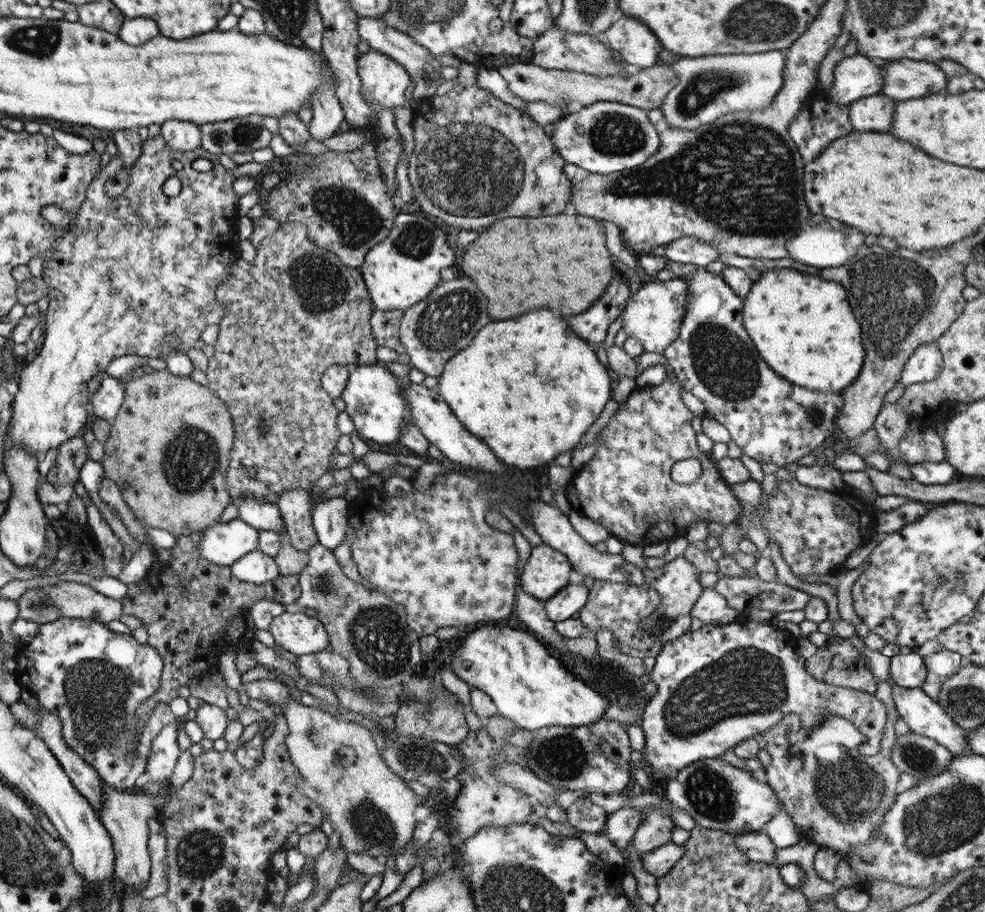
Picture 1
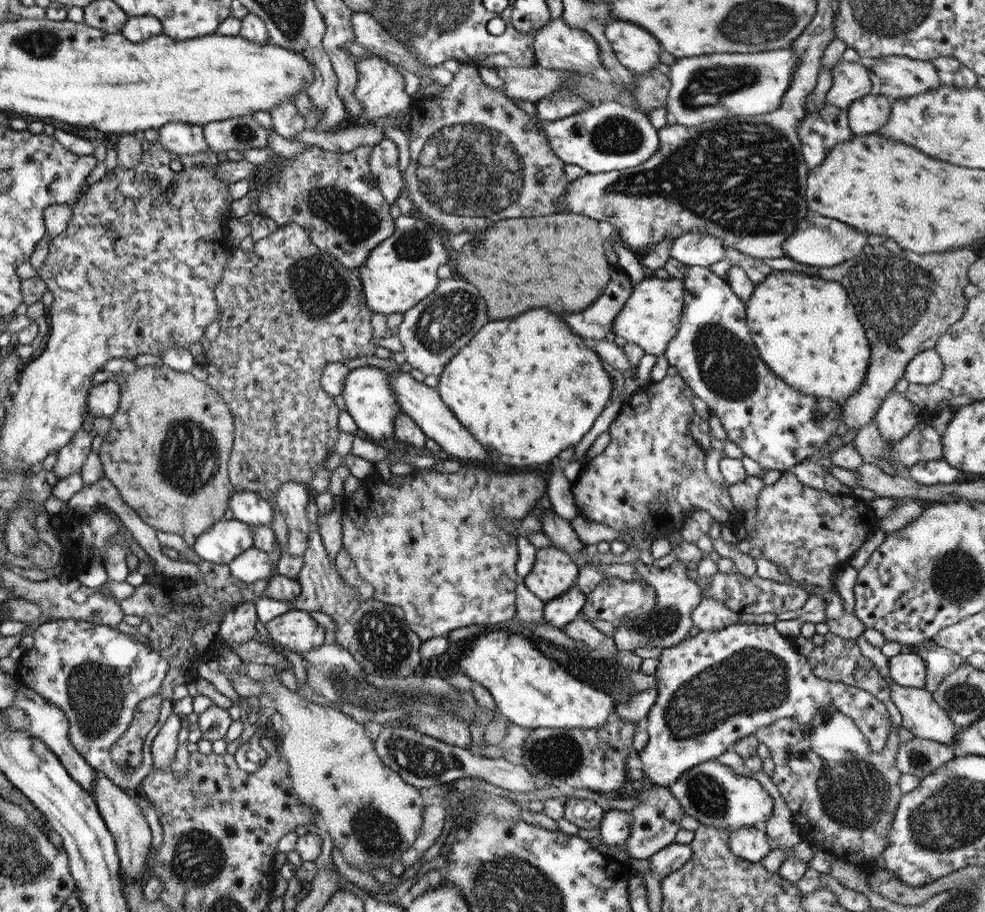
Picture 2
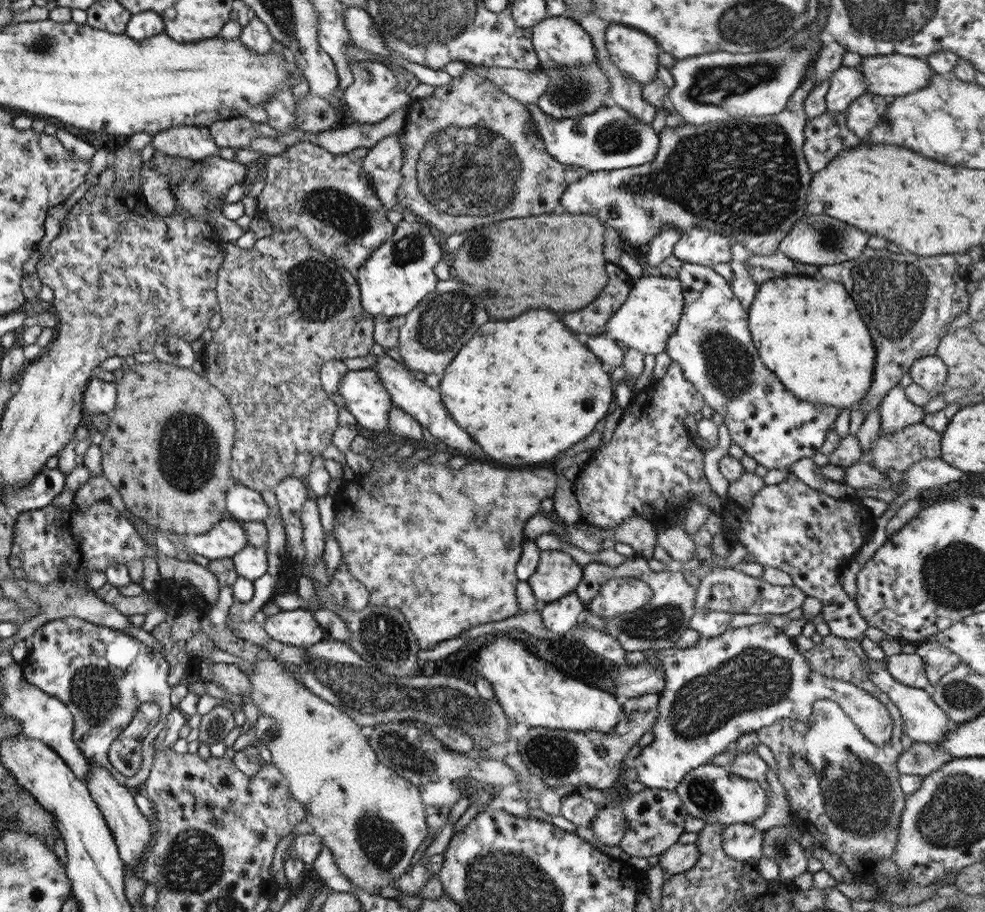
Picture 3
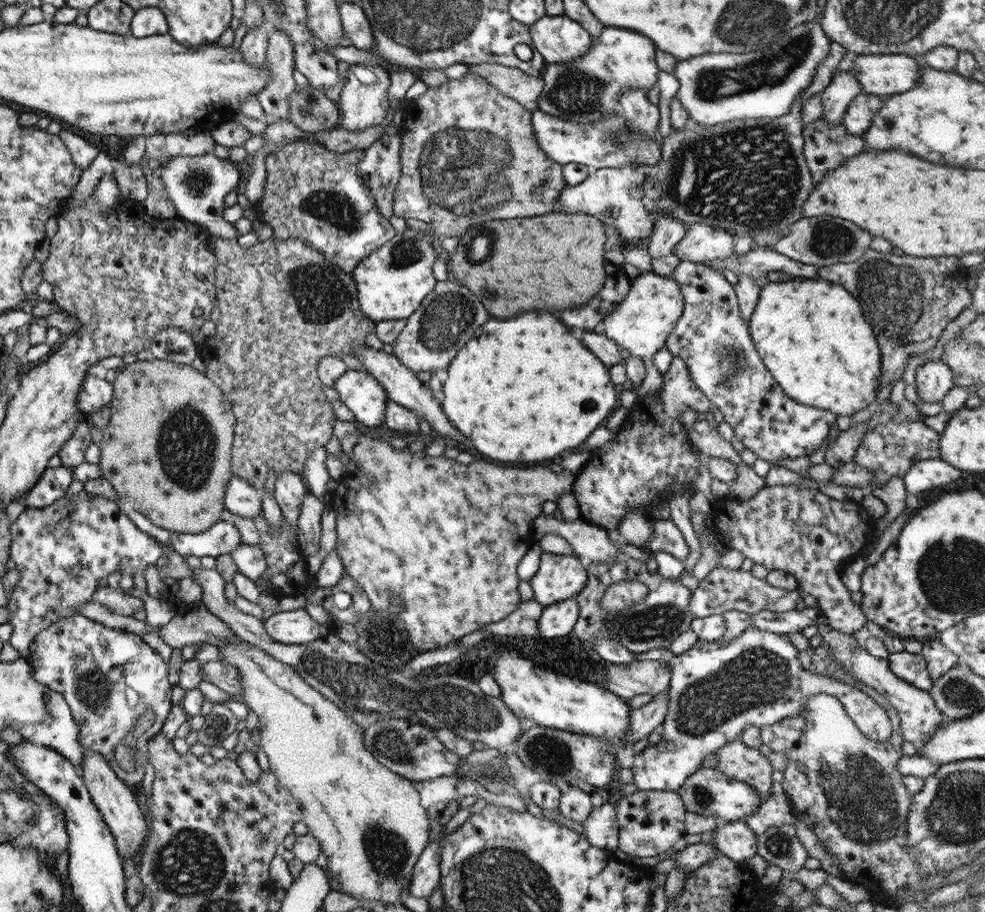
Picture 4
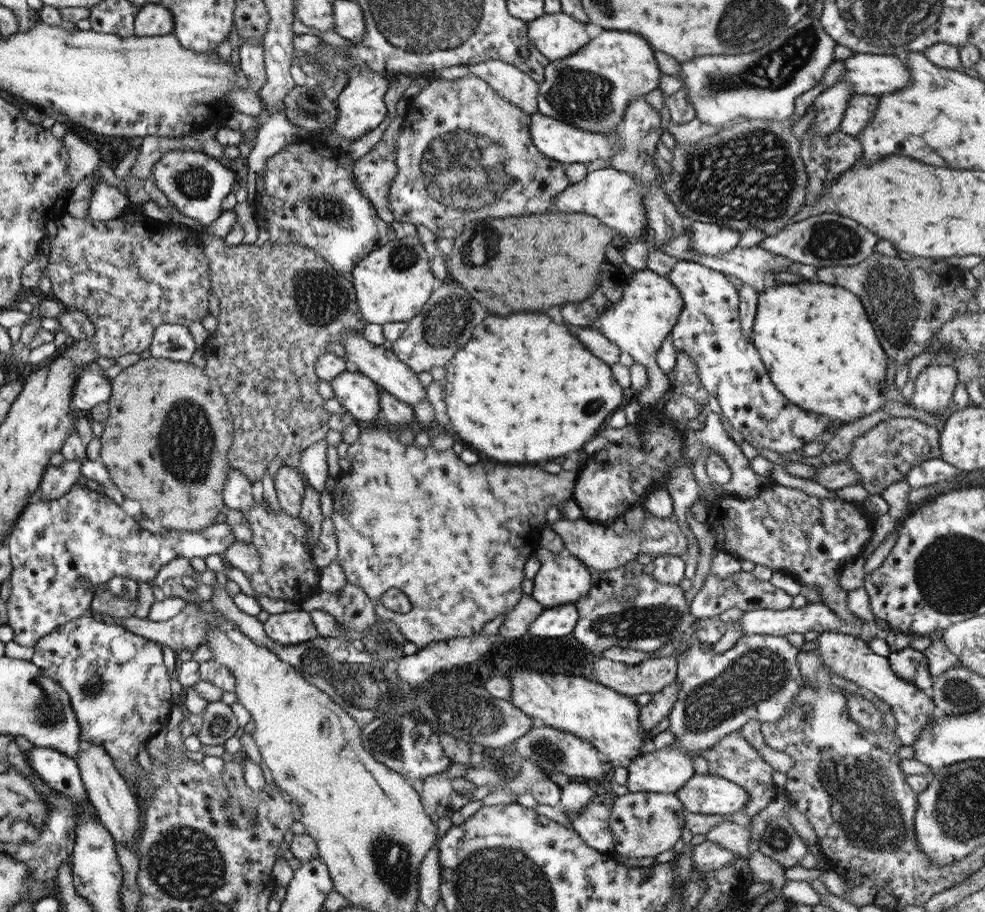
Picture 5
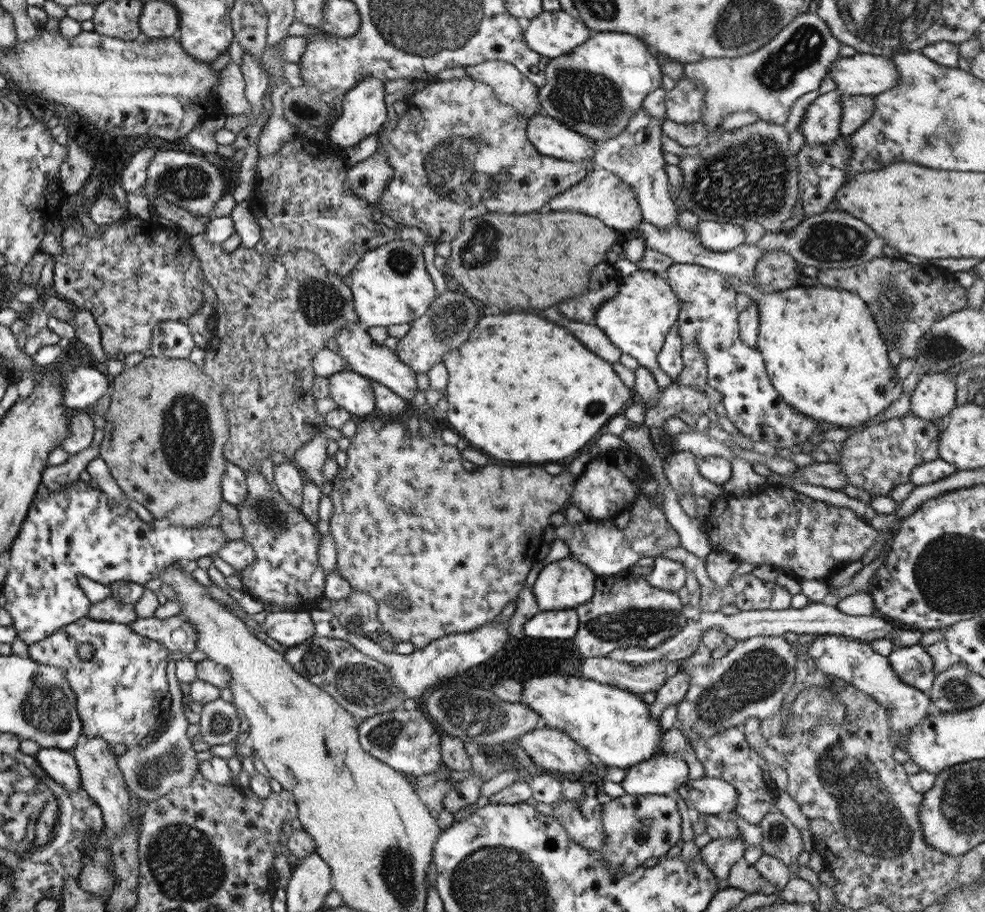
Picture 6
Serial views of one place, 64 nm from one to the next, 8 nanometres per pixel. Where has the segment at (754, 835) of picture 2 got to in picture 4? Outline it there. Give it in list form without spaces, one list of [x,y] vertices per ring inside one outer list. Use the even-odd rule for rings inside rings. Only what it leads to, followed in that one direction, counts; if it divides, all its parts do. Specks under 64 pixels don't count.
[[[744,821],[722,822],[712,832],[716,850],[737,863],[756,854],[756,838]]]

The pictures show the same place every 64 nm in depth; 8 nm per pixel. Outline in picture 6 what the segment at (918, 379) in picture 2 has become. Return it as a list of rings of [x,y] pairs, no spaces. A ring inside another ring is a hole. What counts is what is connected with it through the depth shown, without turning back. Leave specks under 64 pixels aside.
[[[921,374],[910,394],[909,413],[926,421],[945,416],[955,405],[956,388],[952,375]]]

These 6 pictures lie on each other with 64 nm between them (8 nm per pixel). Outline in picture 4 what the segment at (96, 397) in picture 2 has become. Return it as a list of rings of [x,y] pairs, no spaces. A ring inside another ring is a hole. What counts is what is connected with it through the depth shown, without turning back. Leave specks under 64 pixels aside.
[[[86,373],[78,389],[75,407],[81,415],[108,407],[112,398],[111,383]]]

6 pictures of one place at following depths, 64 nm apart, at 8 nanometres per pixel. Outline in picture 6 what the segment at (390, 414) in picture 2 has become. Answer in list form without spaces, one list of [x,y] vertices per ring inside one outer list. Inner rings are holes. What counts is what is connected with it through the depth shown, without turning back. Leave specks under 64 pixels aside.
[[[345,368],[326,379],[329,381],[328,397],[339,408],[362,419],[377,414],[368,378]]]

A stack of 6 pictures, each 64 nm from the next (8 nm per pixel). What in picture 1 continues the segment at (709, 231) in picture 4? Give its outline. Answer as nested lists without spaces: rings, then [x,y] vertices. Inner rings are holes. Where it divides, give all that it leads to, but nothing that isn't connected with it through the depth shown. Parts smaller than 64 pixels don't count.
[[[682,236],[668,242],[661,253],[668,261],[697,267],[707,266],[719,257],[719,252],[713,245],[691,236]]]

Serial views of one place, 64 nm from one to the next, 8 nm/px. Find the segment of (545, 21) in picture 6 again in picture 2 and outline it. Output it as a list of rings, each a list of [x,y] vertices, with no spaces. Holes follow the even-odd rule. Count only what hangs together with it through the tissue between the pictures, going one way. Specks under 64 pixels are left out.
[[[561,17],[550,18],[543,27],[539,27],[539,29],[534,32],[532,40],[535,64],[541,65],[543,68],[565,72],[592,74],[597,70],[597,68],[599,68],[599,66],[603,67],[601,54],[599,52],[599,48],[597,48],[597,42],[595,42],[595,40],[593,40],[593,38],[591,38],[585,31],[569,27]]]

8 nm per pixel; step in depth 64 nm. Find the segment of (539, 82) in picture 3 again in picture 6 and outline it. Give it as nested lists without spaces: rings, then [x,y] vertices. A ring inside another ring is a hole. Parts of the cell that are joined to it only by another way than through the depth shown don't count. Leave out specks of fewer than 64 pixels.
[[[487,60],[466,67],[466,76],[491,88],[495,98],[511,106],[517,114],[530,117],[537,114],[536,86],[529,82],[512,64]]]

